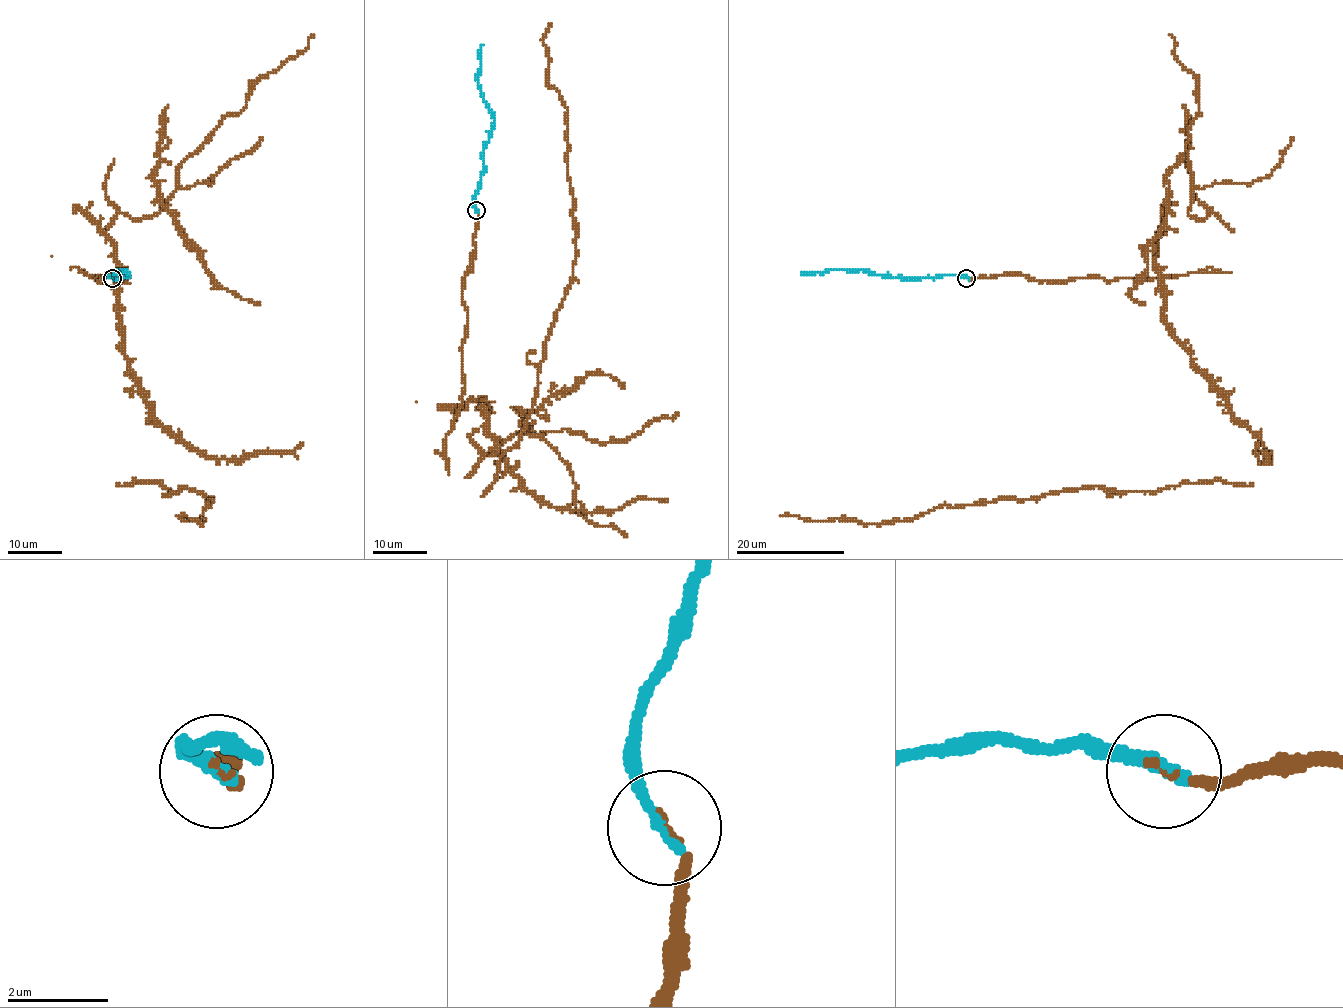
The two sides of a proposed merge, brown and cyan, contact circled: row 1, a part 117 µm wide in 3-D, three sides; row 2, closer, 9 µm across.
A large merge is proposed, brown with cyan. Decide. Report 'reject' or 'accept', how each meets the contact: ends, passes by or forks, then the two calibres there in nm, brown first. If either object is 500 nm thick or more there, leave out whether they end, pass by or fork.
accept; brown ends; cyan ends; calibres 100 and 300 nm

